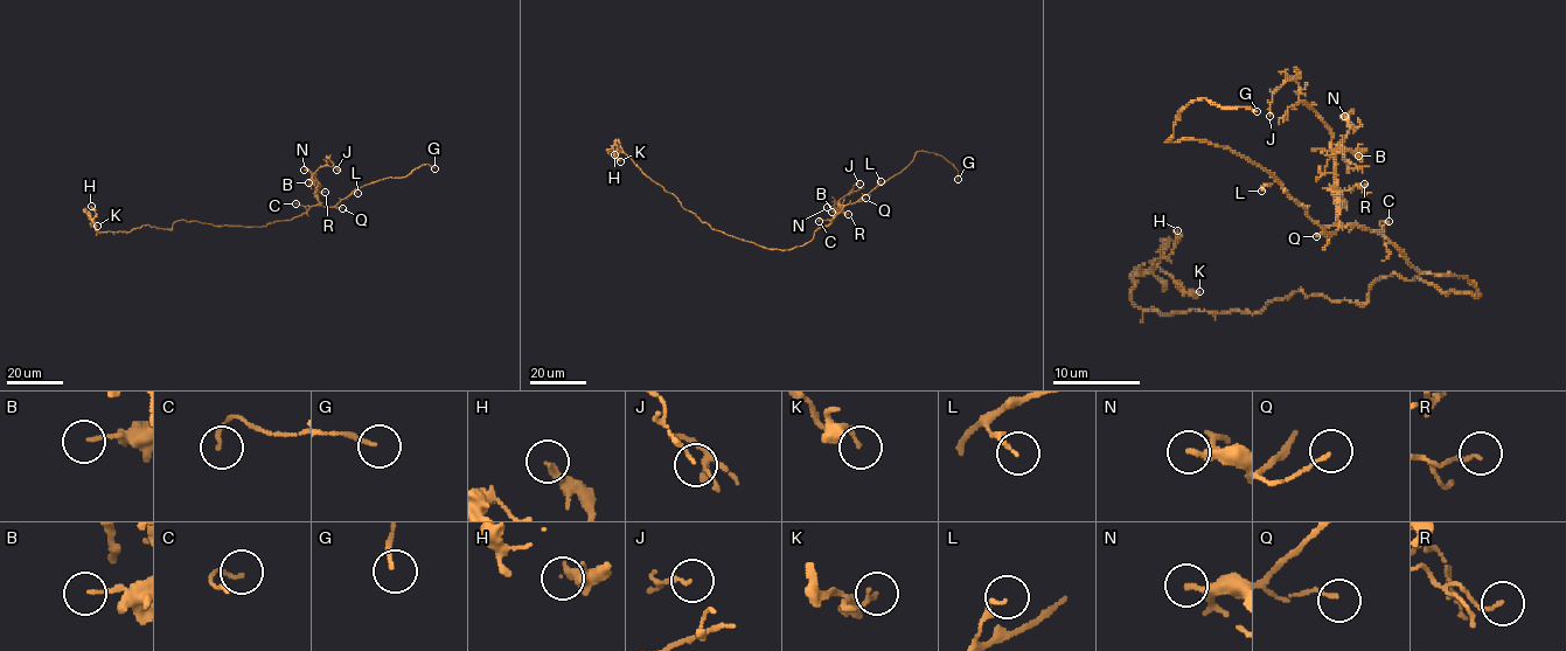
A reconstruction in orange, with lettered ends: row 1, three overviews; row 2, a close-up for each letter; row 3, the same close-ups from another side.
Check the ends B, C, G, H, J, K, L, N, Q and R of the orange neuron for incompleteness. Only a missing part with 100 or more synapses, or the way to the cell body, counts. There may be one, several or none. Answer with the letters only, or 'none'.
G

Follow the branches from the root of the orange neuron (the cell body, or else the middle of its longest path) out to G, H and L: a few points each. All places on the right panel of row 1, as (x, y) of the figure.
G: (1476, 293), (1463, 276), (1421, 274), (1376, 231), (1324, 231), (1231, 149), (1167, 139), (1194, 101), (1257, 111)
H: (1476, 293), (1391, 274), (1364, 303), (1301, 289), (1254, 313), (1142, 311), (1134, 278), (1171, 251), (1177, 230)
L: (1476, 293), (1463, 276), (1421, 274), (1376, 231), (1356, 226), (1324, 231), (1276, 181), (1261, 191)

